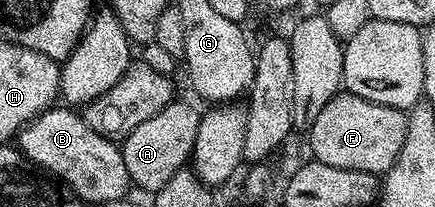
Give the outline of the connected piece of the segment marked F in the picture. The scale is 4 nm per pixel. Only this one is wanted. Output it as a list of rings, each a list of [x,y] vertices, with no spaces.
[[[341,90],[317,114],[309,130],[311,152],[316,161],[341,170],[386,174],[399,161],[405,146],[408,113],[402,108],[374,104],[357,94]]]

